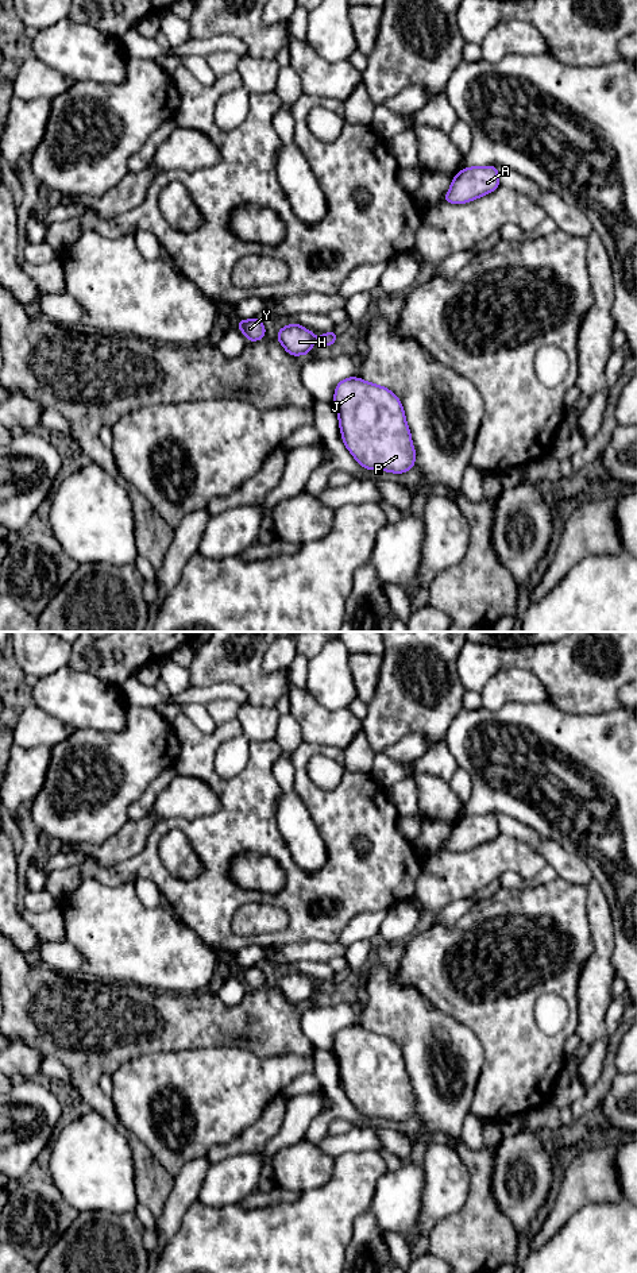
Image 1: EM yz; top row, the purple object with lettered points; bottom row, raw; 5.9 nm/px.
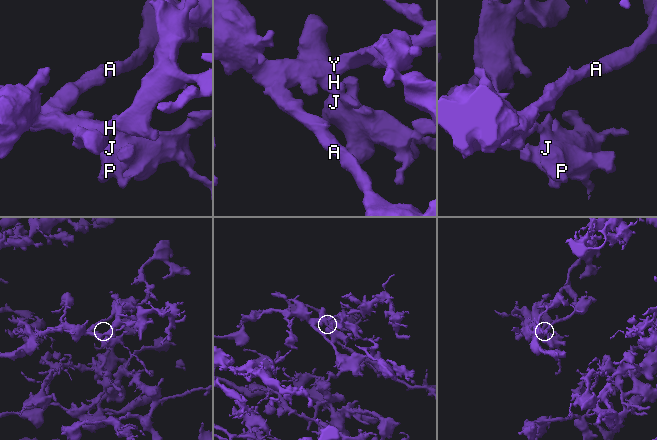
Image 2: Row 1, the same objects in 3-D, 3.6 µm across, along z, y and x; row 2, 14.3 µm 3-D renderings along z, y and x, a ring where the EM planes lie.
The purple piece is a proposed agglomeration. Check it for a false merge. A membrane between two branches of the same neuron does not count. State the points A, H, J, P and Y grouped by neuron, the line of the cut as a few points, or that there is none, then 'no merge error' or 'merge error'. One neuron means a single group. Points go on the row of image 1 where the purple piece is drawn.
A H J P Y | no cut | no merge error

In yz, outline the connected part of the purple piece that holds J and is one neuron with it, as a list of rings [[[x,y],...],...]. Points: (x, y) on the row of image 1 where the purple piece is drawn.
[[[358,377],[340,381],[332,402],[337,410],[343,443],[366,470],[404,474],[416,463],[416,450],[399,398],[387,387]]]

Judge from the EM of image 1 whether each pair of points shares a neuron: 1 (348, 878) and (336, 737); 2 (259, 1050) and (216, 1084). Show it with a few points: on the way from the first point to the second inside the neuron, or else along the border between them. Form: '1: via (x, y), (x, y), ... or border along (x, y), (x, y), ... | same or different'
1: border along (307, 741), (339, 747), (343, 751) | different
2: border along (246, 1048), (261, 1057), (286, 1054) | different

